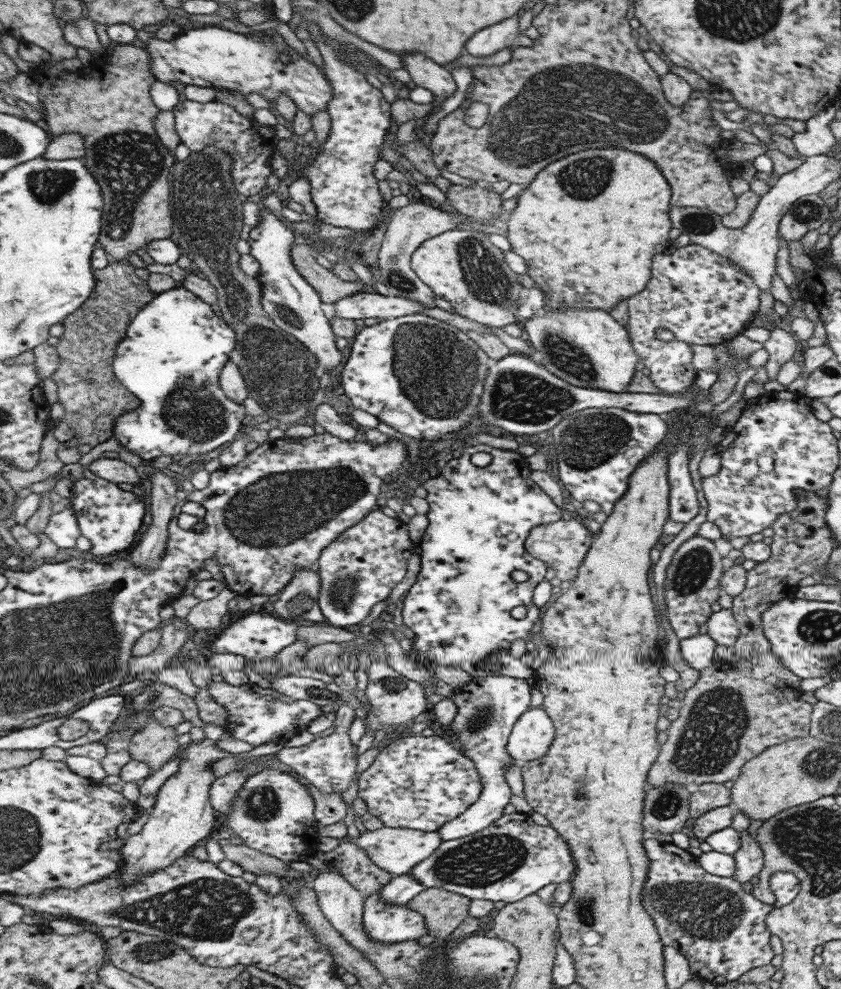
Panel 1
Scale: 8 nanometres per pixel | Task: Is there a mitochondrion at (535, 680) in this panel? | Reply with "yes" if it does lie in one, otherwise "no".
no

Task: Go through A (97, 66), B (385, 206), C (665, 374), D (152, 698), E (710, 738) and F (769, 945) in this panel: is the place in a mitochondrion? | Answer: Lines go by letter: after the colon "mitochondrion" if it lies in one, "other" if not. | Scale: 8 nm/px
A: other
B: other
C: other
D: mitochondrion
E: mitochondrion
F: other

